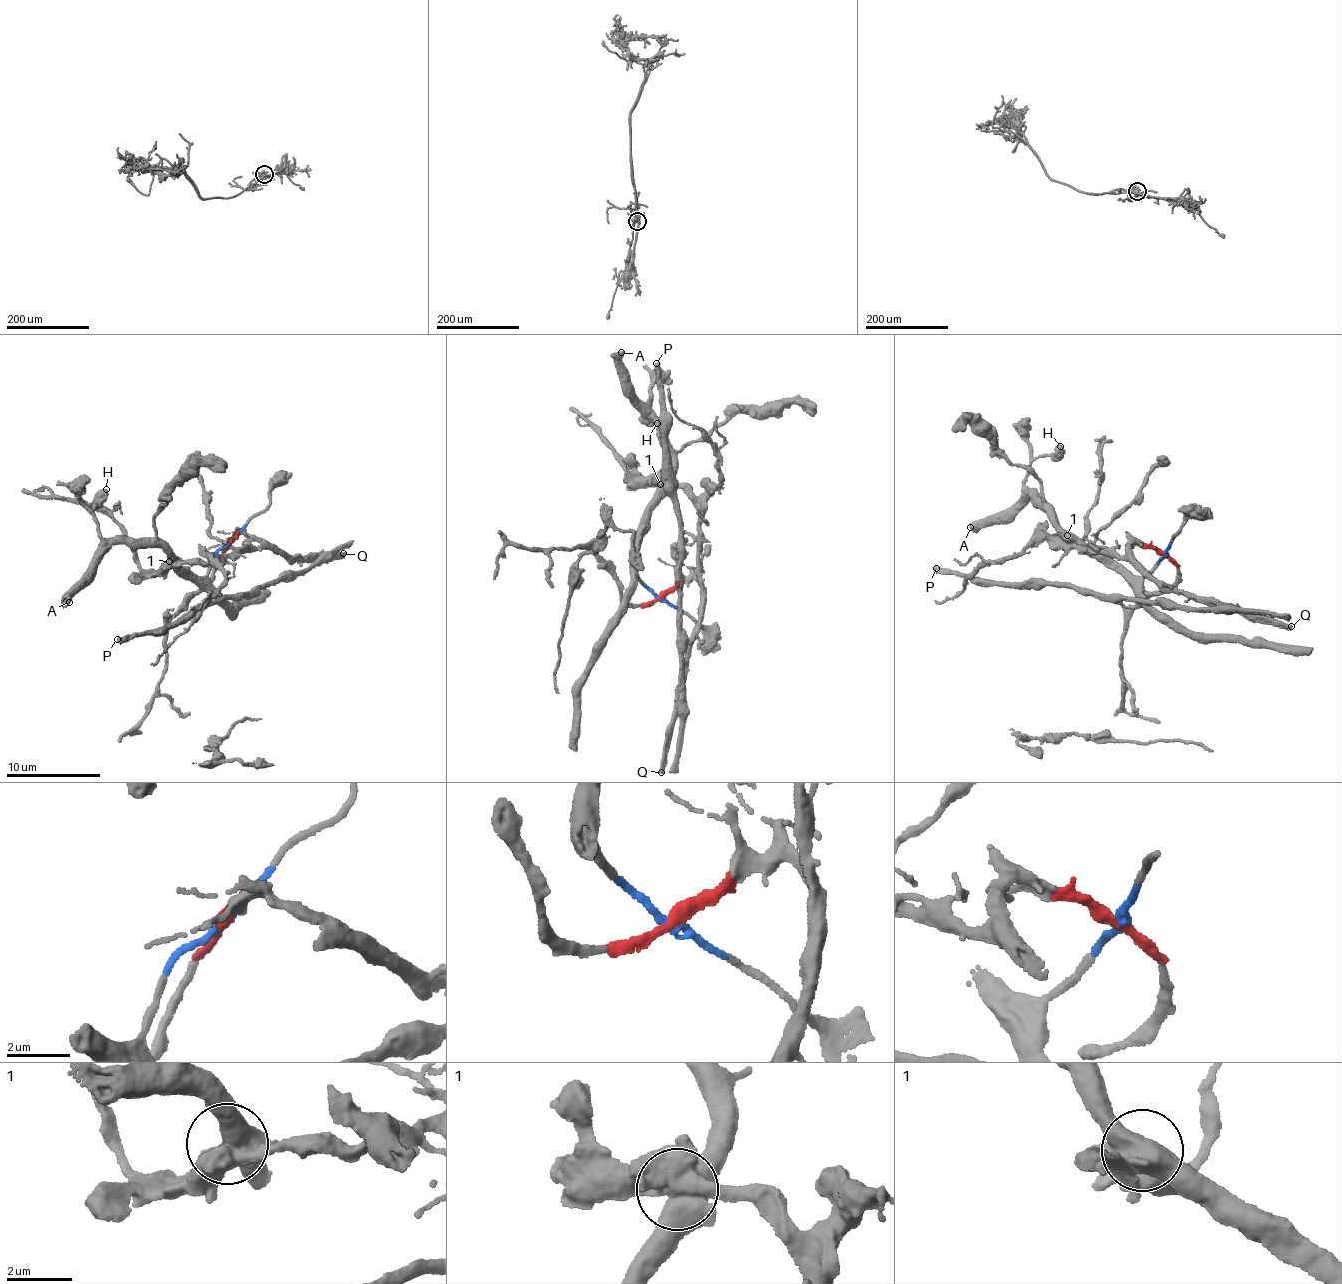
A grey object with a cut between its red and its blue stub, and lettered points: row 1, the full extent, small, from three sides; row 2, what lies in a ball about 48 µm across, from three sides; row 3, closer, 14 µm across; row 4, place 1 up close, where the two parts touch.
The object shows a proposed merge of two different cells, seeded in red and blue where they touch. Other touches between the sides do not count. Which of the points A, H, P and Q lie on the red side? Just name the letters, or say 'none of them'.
P, Q

